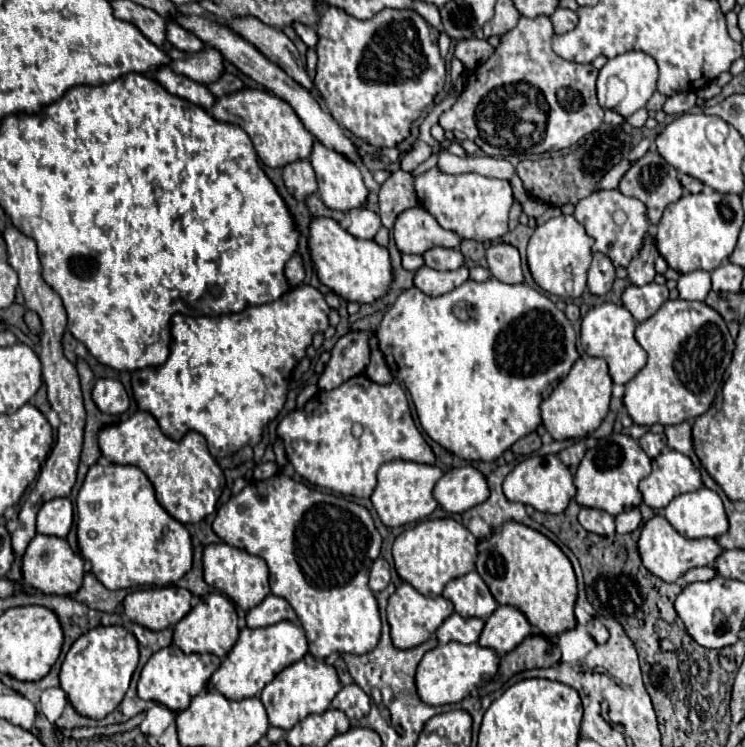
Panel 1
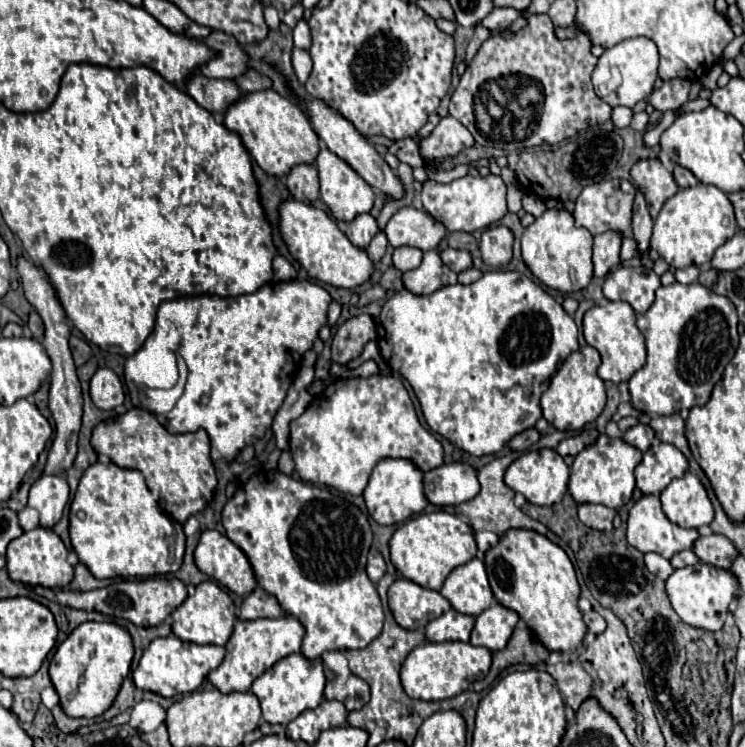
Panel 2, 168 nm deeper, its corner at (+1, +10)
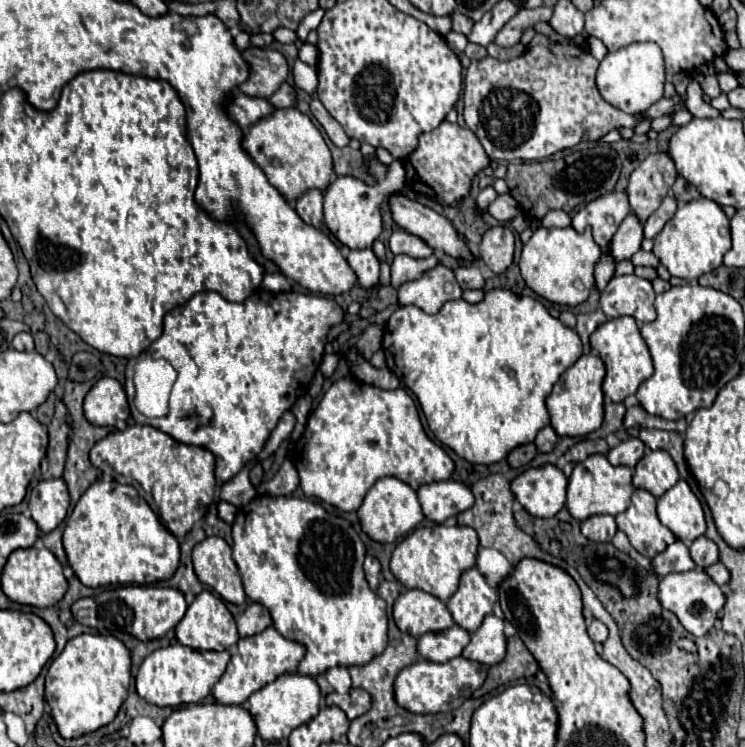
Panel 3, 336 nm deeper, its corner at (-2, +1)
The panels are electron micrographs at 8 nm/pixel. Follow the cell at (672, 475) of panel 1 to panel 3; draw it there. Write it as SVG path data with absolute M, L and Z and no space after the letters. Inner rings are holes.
M665 450L647 452L635 466L633 486L639 490L647 490L653 496L665 494L677 482L679 482L677 466Z

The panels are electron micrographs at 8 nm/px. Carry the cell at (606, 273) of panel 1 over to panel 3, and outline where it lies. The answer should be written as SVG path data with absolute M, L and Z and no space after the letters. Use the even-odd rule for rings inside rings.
M629 214L617 228L615 236L611 238L607 252L615 262L629 260L641 248L641 240L643 240L643 228L639 226L635 214Z

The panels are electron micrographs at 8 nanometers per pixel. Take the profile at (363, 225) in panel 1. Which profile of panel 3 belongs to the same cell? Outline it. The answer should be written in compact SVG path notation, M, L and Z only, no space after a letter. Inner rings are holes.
M371 248L351 250L347 262L357 274L357 284L363 288L373 288L379 282L379 260Z

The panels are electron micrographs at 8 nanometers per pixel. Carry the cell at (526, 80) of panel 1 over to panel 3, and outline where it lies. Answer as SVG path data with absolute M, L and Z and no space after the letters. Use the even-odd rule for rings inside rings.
M535 34L535 38L525 46L525 52L523 52L521 56L517 56L517 58L507 60L507 62L495 60L495 58L491 58L491 56L485 56L485 58L479 60L479 62L473 60L471 66L467 68L465 86L463 86L463 104L465 104L465 106L463 106L463 118L465 118L465 124L467 124L467 128L469 128L471 132L475 132L475 136L479 138L479 142L481 142L481 146L485 148L487 156L489 156L490 160L495 162L517 160L543 161L547 157L555 154L555 152L565 151L577 146L579 142L585 142L585 140L599 140L599 138L603 138L607 132L611 132L611 130L615 130L615 128L631 128L631 130L633 130L639 122L643 122L643 118L641 118L639 114L625 114L625 112L621 112L619 108L607 104L607 102L601 98L601 94L599 94L599 90L597 90L597 86L595 86L595 72L597 72L597 66L599 66L599 62L593 58L593 54L589 52L587 44L575 44L575 42L571 42L571 44L561 44L561 42L553 42L553 40L547 38L545 34Z

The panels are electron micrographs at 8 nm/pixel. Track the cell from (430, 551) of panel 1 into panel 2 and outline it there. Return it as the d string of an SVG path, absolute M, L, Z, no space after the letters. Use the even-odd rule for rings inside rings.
M436 511L436 513L422 513L406 523L402 523L390 539L390 561L394 567L410 581L440 591L448 573L468 563L472 557L478 555L474 533L468 523L464 523L458 515Z

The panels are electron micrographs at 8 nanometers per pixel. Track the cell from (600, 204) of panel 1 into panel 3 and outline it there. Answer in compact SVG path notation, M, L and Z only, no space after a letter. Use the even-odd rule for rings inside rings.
M611 192L607 196L591 200L585 208L581 208L573 216L573 228L577 232L583 232L585 226L591 226L595 242L601 248L605 248L607 242L617 232L623 218L629 214L631 214L631 208L627 202L627 194L625 192Z

